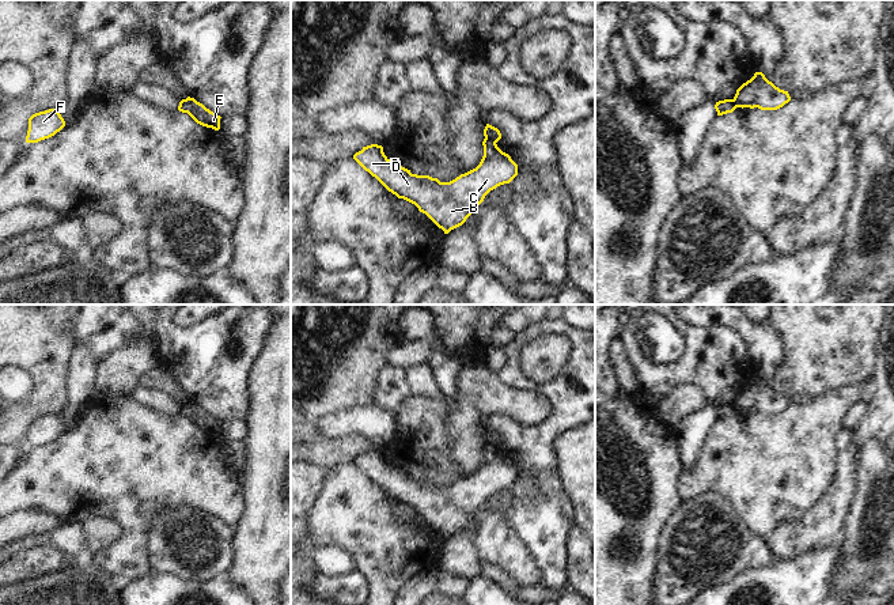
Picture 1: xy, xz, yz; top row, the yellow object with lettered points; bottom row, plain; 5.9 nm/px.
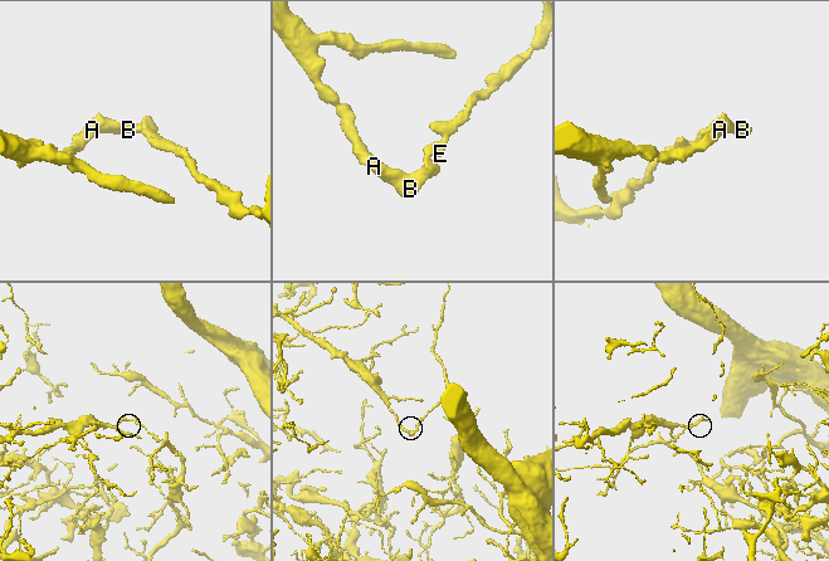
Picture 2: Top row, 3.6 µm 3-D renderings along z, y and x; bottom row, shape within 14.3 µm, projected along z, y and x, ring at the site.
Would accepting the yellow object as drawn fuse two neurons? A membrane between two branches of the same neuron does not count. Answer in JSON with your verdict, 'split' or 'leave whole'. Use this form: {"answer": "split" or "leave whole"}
{"answer": "split"}

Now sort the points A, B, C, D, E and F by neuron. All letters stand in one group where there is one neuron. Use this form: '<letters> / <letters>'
A B C D F / E

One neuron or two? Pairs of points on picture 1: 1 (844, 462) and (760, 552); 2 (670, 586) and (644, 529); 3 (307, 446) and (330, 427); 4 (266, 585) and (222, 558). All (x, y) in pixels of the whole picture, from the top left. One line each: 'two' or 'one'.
1: two
2: two
3: two
4: two

